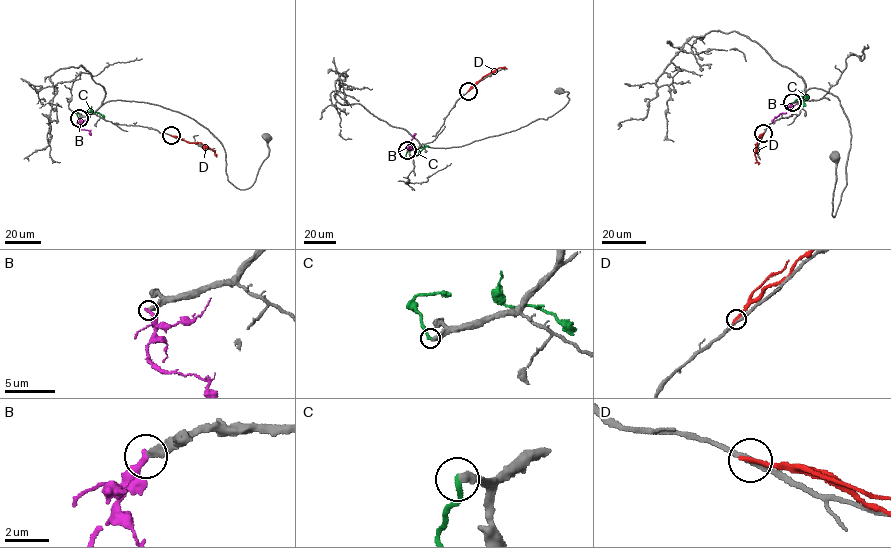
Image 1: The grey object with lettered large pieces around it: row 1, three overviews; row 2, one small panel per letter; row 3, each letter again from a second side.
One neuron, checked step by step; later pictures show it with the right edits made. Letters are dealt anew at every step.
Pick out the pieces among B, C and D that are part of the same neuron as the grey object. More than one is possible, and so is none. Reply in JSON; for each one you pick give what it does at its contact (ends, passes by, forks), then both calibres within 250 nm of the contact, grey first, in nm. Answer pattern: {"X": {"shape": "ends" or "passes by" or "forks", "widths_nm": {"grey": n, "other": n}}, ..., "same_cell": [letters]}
{"same_cell": []}

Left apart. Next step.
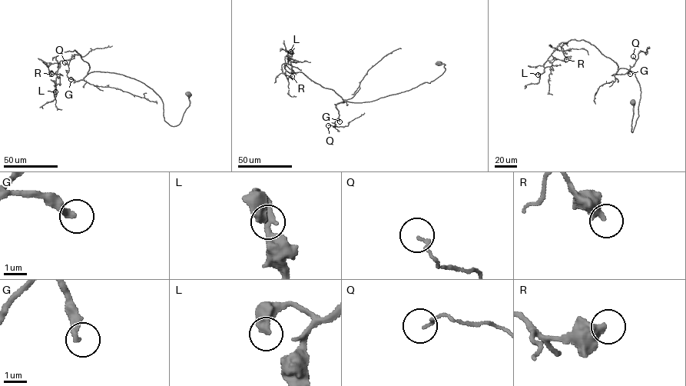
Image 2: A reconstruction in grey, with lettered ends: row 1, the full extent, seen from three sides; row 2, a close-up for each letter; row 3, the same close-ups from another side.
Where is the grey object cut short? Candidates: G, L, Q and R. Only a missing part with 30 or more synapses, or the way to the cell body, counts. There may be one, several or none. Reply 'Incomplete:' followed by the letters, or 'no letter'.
Incomplete: G

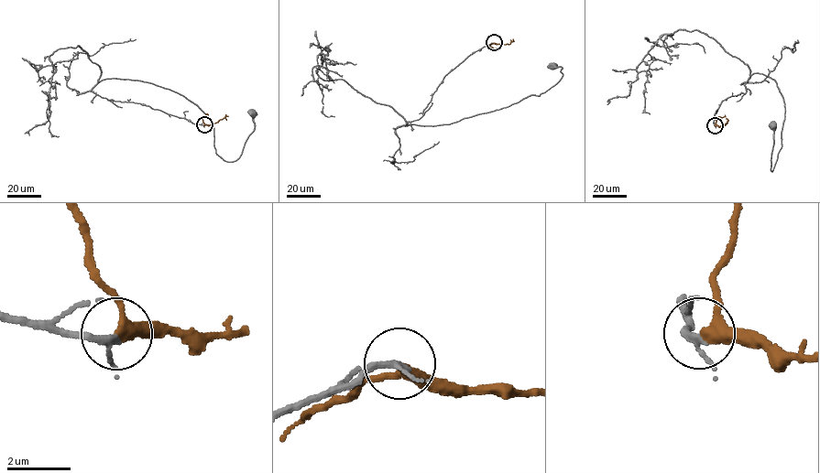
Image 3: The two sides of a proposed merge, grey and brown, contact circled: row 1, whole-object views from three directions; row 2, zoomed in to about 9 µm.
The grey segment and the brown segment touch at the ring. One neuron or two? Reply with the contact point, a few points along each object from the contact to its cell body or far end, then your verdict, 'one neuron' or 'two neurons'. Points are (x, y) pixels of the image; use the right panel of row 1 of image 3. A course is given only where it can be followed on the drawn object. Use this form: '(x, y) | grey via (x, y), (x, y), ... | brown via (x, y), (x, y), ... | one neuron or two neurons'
(715, 125) | grey via (715, 125), (721, 102), (745, 93), (756, 73), (775, 80), (784, 101), (781, 147), (771, 171), (772, 125) | brown via (715, 125), (721, 126), (727, 121), (725, 123) | one neuron

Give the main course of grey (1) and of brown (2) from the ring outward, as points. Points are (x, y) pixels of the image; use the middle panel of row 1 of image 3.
1: (493, 42), (447, 74), (422, 116), (405, 125), (450, 124), (540, 96), (561, 79), (562, 68), (552, 66)
2: (493, 42), (509, 44), (512, 38)

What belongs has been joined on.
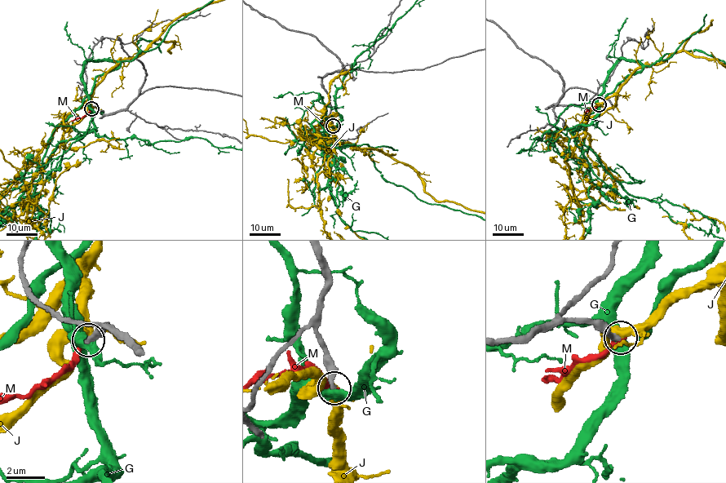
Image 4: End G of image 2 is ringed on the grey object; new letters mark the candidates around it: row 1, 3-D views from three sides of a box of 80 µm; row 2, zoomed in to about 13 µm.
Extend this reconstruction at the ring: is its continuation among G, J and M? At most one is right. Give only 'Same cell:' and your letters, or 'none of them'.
Same cell: none of them

